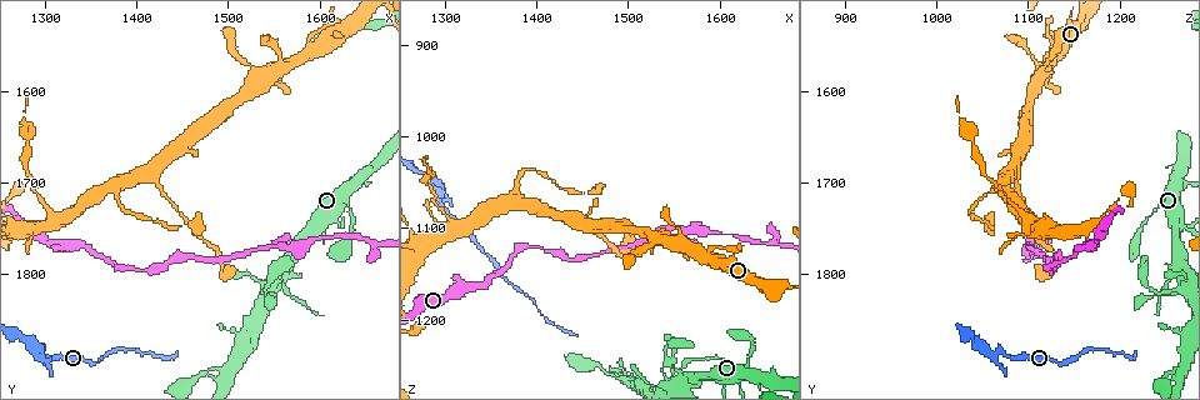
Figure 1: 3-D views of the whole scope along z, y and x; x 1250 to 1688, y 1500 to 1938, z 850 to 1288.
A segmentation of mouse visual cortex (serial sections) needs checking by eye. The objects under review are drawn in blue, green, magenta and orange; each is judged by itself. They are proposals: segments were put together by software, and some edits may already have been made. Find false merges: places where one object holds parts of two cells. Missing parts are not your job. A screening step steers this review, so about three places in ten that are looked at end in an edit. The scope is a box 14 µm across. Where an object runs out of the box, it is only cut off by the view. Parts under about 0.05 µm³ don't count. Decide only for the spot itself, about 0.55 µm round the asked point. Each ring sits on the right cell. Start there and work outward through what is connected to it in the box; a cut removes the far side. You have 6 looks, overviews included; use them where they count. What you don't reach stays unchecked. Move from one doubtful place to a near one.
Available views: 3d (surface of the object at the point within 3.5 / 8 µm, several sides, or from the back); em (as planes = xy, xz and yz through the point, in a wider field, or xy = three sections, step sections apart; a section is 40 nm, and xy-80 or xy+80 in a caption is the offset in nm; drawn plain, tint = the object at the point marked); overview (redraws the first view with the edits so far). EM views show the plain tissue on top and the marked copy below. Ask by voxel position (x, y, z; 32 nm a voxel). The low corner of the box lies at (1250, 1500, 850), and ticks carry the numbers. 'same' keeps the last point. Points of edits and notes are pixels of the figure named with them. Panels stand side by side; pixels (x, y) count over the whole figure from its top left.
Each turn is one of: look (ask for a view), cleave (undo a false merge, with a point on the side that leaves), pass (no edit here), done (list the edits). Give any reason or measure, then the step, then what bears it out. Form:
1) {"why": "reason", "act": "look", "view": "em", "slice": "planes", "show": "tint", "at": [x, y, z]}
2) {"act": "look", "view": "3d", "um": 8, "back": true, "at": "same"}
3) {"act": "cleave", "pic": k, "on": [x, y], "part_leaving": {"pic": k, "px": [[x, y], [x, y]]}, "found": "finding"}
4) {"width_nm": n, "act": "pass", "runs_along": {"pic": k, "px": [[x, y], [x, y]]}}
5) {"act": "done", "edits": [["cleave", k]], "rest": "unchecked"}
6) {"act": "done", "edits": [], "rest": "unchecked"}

{"why": "thick turns thin", "act": "look", "view": "3d", "um": 3.5, "at": [1570, 1770, 1100]}

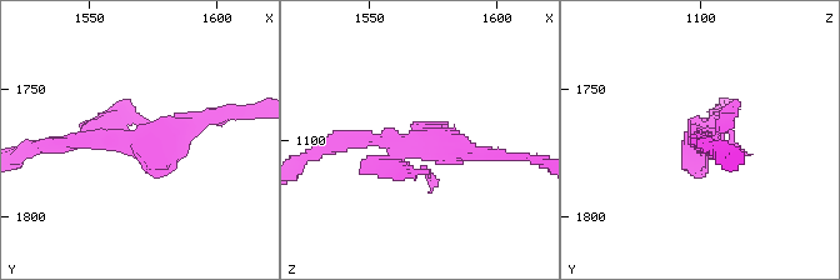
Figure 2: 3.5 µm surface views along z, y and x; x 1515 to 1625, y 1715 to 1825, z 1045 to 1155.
{"act": "look", "view": "em", "slice": "xy", "step": 3, "show": "tint", "at": [1565, 1771, 1102]}

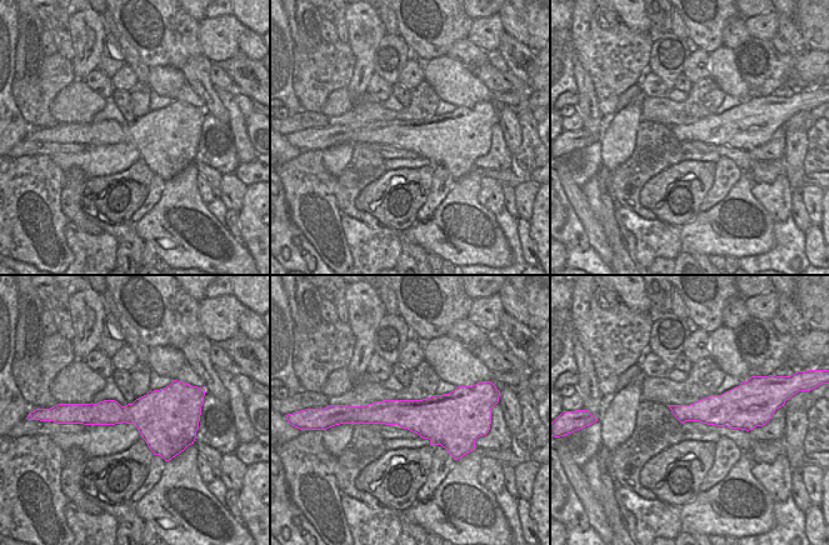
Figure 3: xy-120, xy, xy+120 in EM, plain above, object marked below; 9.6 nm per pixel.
{"width_nm": 420, "act": "pass", "runs_along": {"pic": 2, "px": [[44, 145], [168, 141], [205, 119]]}, "found": "all the same cell"}

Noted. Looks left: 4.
{"why": "abrupt turn", "act": "look", "view": "3d", "um": 3.5, "at": [1555, 1795, 1260]}

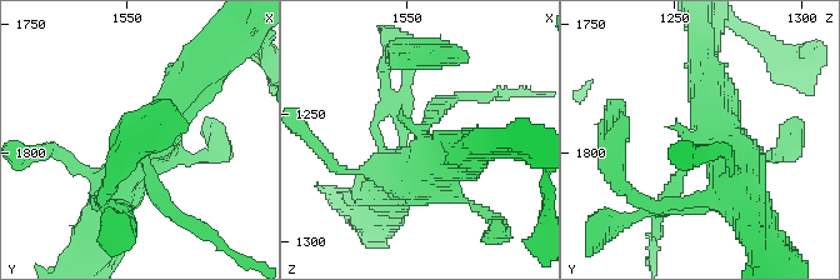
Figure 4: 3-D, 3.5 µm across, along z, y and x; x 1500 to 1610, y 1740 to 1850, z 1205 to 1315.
{"act": "look", "view": "em", "slice": "xy", "step": 2, "show": "tint", "at": "same"}

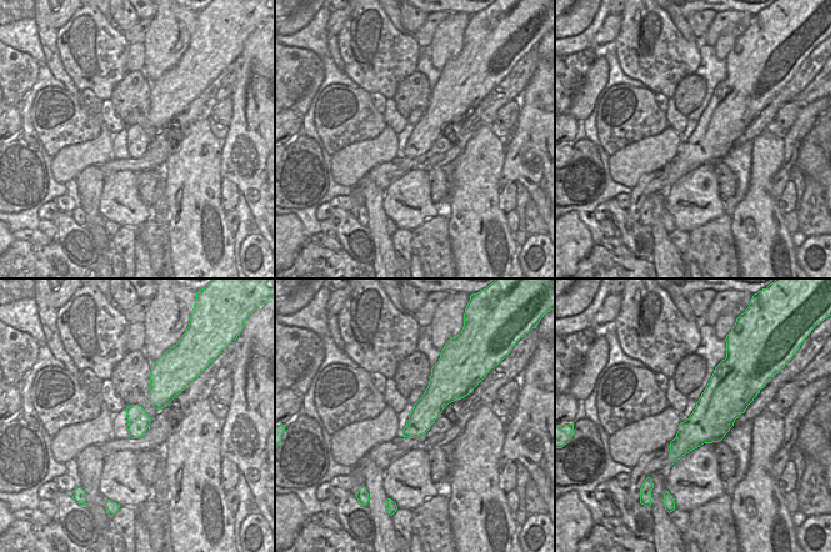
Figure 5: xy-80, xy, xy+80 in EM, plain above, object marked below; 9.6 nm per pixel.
{"act": "cleave", "pic": 4, "on": [671, 190], "found": "a second cell is stuck on"}

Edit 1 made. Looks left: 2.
{"why": "sharp bend", "act": "look", "view": "3d", "um": 8, "at": [1655, 1765, 1115]}

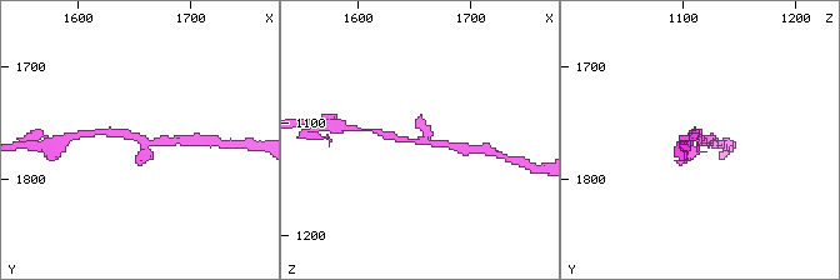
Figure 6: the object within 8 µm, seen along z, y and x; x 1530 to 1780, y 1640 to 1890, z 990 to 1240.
{"act": "look", "view": "em", "slice": "xy", "step": 1, "show": "tint", "at": [1658, 1764, 1116]}

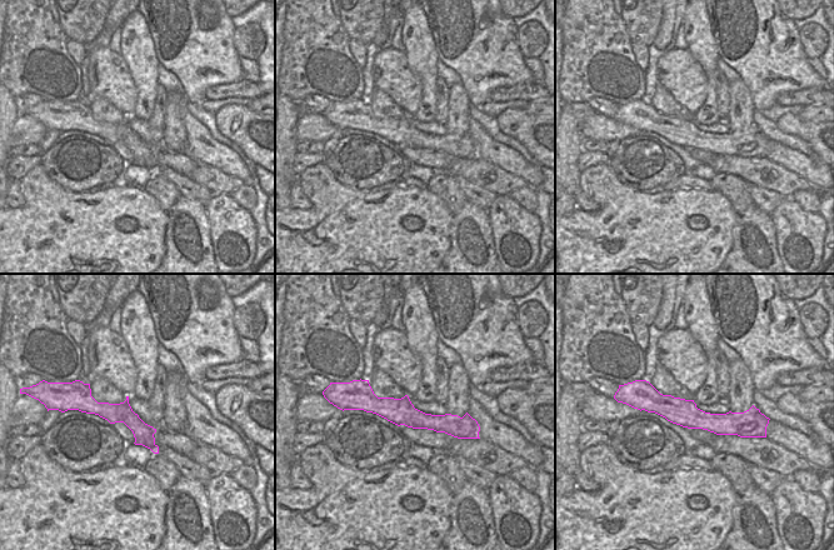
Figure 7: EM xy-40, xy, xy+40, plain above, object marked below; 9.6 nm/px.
{"act": "pass", "runs_along": {"pic": 7, "px": [[361, 406], [435, 423], [469, 421]]}, "found": "one cell here"}

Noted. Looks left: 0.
{"act": "done", "edits": [["cleave", 4]], "rest": "unchecked"}

